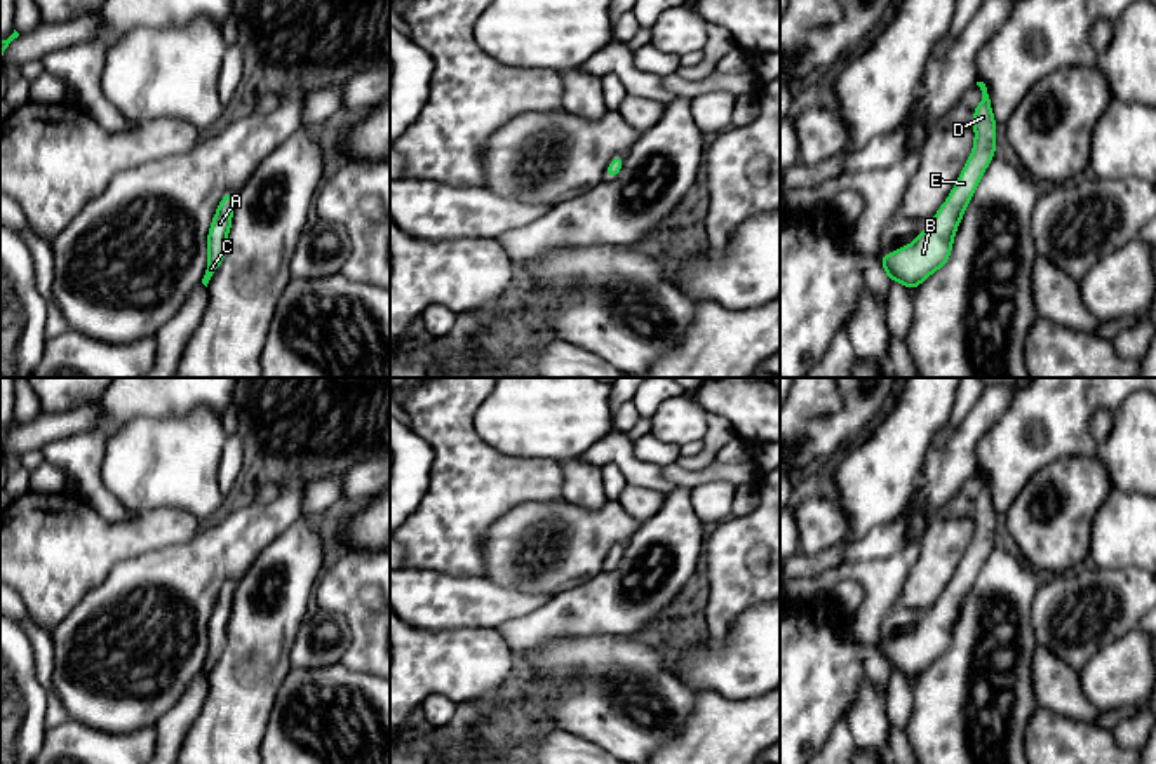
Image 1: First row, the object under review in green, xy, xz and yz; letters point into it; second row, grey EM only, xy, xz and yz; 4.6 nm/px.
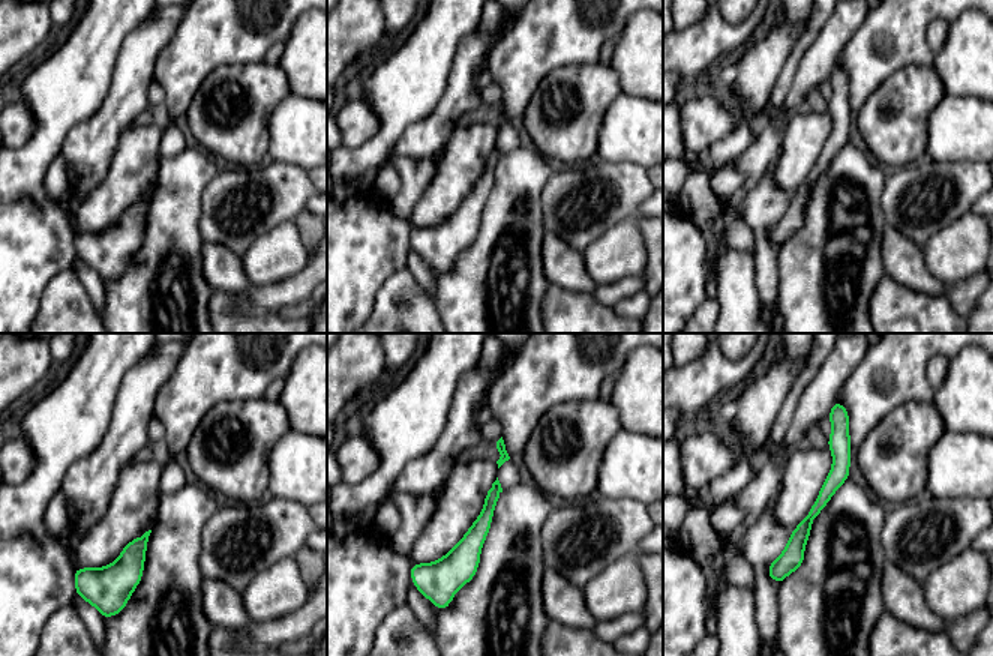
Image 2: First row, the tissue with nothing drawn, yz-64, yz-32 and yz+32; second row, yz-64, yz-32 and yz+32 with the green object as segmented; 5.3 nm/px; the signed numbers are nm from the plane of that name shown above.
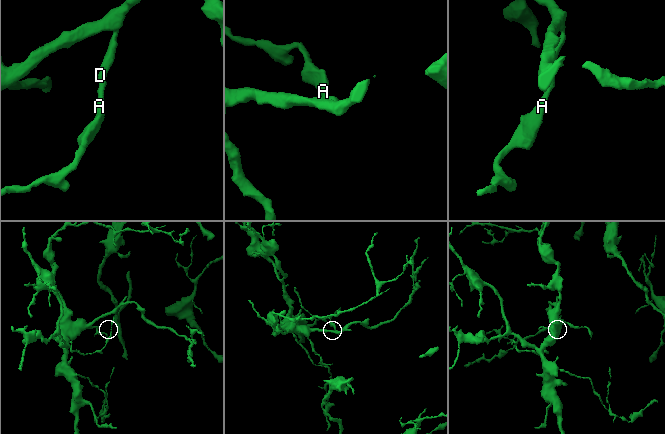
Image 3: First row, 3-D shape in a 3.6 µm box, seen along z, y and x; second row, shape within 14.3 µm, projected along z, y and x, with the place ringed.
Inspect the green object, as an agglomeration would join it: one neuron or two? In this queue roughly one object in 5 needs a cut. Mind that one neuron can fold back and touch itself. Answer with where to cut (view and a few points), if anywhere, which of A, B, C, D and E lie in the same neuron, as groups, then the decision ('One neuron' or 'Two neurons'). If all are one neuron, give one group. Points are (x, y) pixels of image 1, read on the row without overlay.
No split. Groups: A B C D E. One neuron

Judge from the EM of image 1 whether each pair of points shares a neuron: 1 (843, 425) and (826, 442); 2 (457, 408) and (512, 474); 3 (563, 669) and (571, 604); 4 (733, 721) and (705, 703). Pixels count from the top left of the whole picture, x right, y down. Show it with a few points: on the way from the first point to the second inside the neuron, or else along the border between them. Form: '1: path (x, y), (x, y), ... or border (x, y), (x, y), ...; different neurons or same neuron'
1: path (840, 428), (829, 439); same neuron
2: path (457, 427), (457, 432), (493, 469); same neuron
3: border (608, 634), (552, 637), (528, 648); different neurons
4: path (726, 721), (712, 710); same neuron

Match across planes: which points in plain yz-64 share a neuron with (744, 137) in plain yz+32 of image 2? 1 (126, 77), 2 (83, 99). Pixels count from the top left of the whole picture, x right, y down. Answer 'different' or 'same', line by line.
1: same
2: different

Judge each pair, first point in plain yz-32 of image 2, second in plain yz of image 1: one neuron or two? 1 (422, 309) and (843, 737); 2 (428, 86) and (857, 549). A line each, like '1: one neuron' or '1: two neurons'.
1: one neuron
2: two neurons

